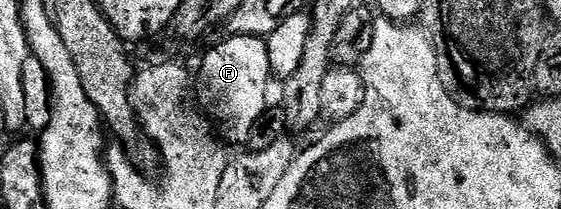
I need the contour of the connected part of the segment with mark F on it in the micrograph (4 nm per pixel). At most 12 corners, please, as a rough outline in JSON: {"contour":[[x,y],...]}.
{"contour":[[227,36],[197,70],[197,102],[224,143],[269,106],[267,44]]}

